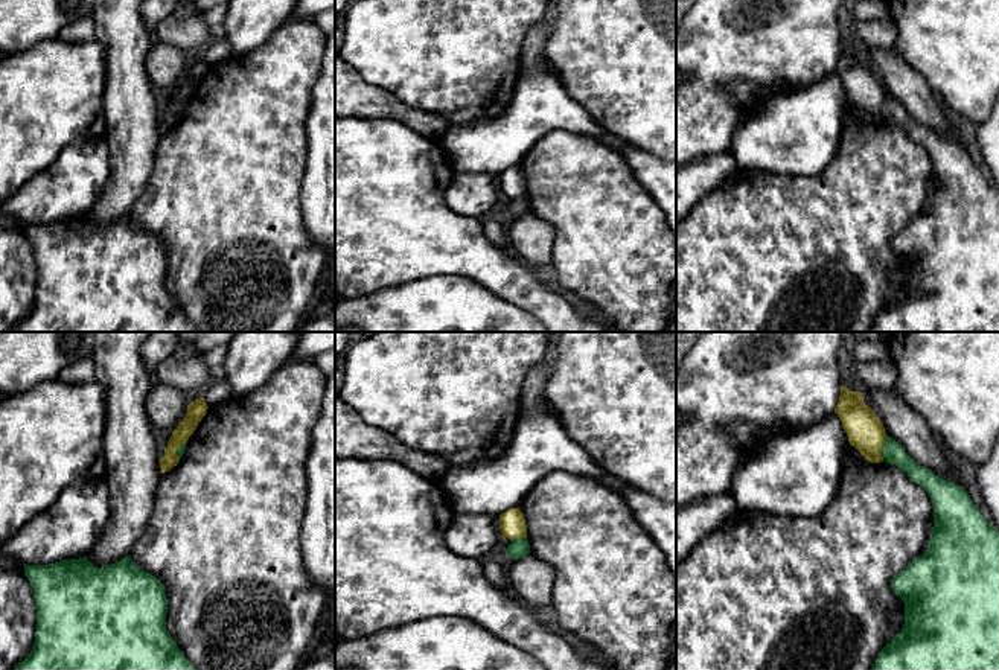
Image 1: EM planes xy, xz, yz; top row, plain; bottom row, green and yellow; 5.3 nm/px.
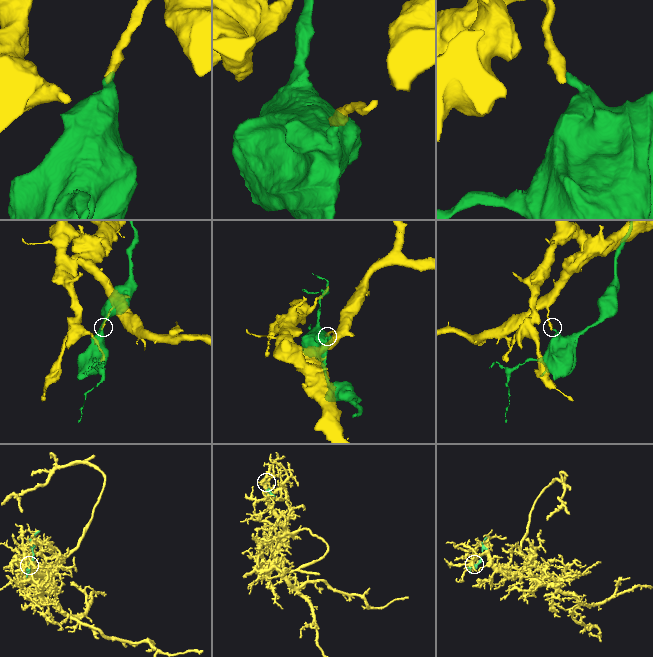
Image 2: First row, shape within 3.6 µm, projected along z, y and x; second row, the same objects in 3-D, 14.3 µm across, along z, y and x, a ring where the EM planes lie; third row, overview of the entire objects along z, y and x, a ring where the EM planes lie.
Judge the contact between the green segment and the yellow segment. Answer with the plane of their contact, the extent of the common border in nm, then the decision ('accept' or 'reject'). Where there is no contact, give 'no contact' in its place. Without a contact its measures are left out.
yz | 130 nm | reject

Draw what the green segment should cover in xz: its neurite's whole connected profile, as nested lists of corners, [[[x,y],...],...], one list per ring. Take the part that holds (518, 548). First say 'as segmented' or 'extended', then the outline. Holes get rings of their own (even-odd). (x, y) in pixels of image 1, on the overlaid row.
as segmented | [[[519,538],[510,542],[506,553],[510,554],[512,560],[518,560],[530,553],[530,545],[527,538]]]

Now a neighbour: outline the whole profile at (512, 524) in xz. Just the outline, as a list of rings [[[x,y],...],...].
[[[519,507],[500,515],[500,530],[510,541],[527,538],[527,524]]]

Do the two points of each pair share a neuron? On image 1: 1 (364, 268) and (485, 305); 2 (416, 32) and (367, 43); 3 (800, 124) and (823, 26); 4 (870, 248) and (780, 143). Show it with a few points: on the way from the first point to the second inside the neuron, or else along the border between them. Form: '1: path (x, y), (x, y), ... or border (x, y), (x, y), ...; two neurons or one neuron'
1: border (443, 274), (430, 274), (373, 291); two neurons
2: path (404, 38), (390, 38), (379, 43); one neuron
3: border (833, 70), (804, 87), (777, 93); two neurons
4: border (836, 154), (815, 175), (772, 174); two neurons

